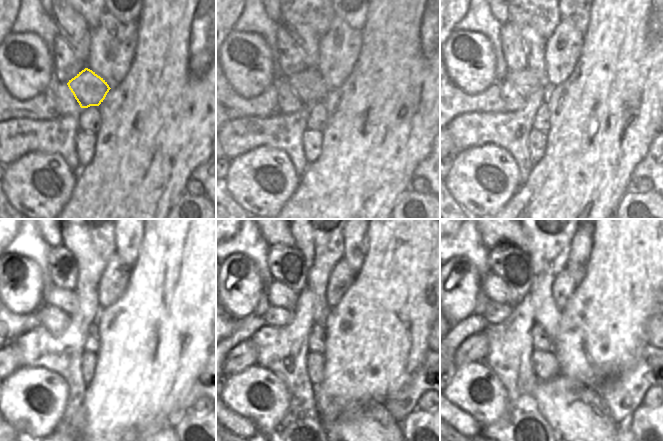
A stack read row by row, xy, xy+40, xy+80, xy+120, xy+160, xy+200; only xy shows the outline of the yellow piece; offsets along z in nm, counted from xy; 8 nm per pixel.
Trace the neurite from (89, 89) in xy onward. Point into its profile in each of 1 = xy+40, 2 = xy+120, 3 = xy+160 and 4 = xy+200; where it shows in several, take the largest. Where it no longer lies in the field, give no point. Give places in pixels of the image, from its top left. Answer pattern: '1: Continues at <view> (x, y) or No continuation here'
1: Continues at xy+40 (309, 85)
2: Continues at xy+120 (67, 300)
3: Continues at xy+160 (278, 294)
4: Continues at xy+200 (495, 288).

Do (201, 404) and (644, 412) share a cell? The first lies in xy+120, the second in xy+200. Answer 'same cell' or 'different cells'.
different cells

